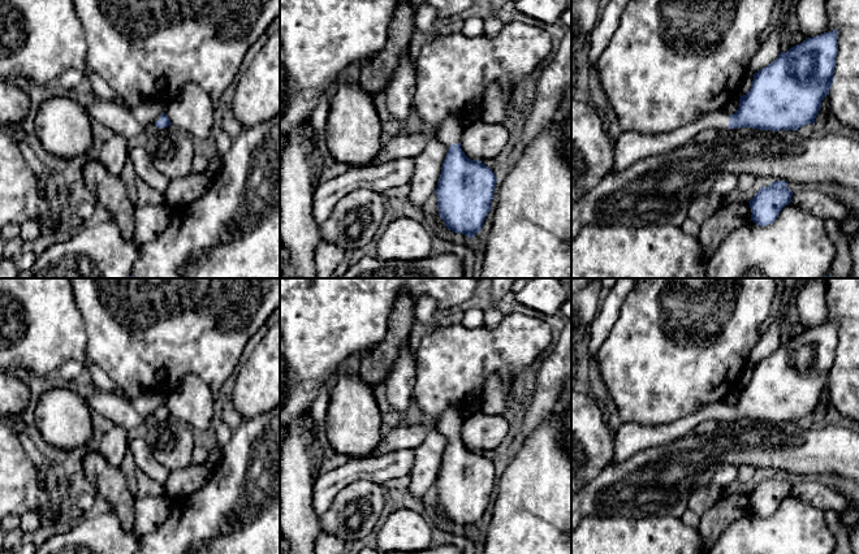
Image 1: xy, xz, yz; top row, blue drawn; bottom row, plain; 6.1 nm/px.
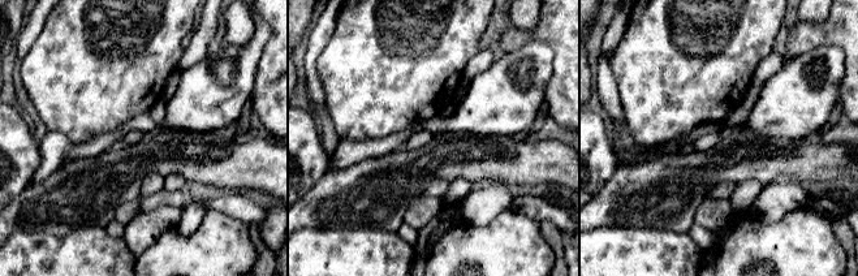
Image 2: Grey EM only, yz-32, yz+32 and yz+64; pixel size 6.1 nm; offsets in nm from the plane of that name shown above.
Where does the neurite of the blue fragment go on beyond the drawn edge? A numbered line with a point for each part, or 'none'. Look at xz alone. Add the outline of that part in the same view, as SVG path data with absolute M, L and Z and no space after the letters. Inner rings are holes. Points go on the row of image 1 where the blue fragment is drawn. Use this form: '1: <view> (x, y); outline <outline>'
1: xz (450, 133); outline M452 113L443 124L441 129L437 130L437 139L446 144L459 143L462 139L462 125L459 116Z

